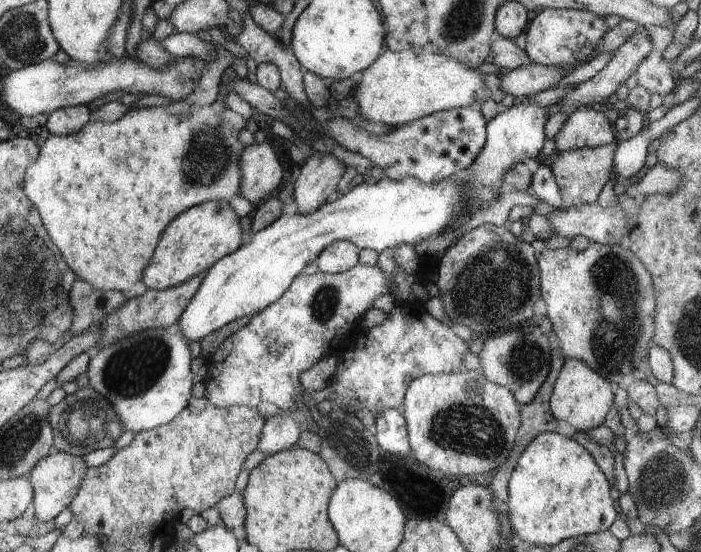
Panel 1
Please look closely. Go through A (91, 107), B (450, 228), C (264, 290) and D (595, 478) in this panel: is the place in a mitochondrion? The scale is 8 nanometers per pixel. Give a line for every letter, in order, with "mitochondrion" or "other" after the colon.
A: other
B: other
C: other
D: other

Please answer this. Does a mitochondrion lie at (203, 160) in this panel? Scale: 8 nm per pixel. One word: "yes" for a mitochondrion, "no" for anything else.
yes

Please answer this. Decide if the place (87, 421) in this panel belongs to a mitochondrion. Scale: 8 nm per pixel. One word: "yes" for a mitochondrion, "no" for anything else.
yes

